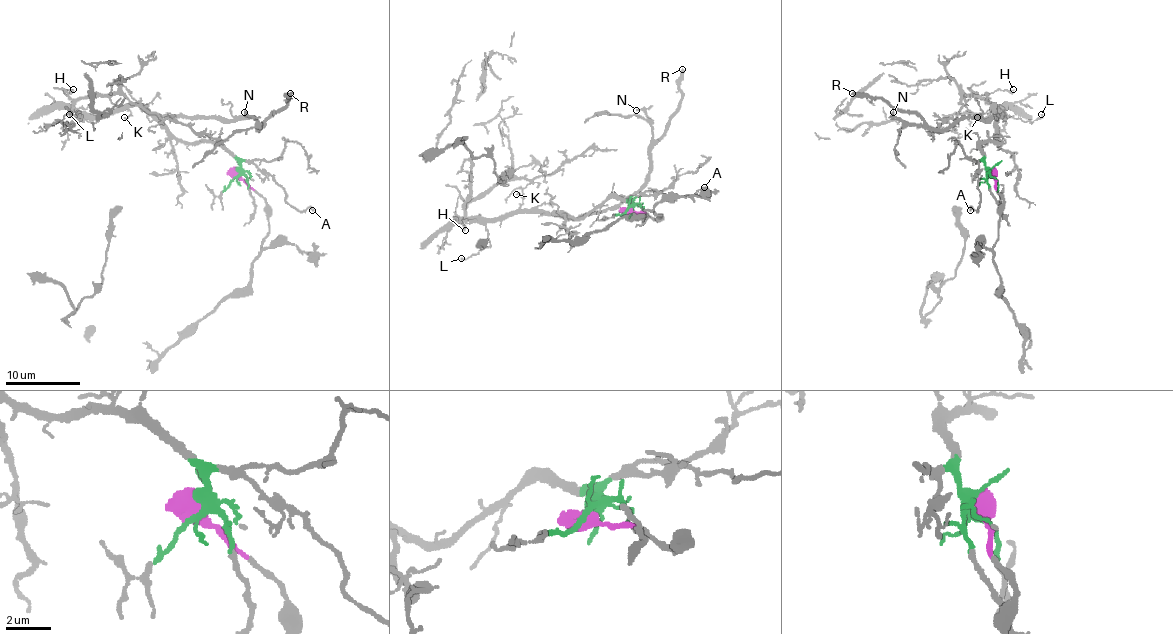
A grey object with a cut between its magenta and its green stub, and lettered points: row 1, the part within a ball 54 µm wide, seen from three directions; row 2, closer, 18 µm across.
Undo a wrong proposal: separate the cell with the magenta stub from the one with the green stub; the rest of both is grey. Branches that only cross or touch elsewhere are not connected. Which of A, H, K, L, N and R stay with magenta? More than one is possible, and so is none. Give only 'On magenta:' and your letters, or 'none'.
On magenta: none

